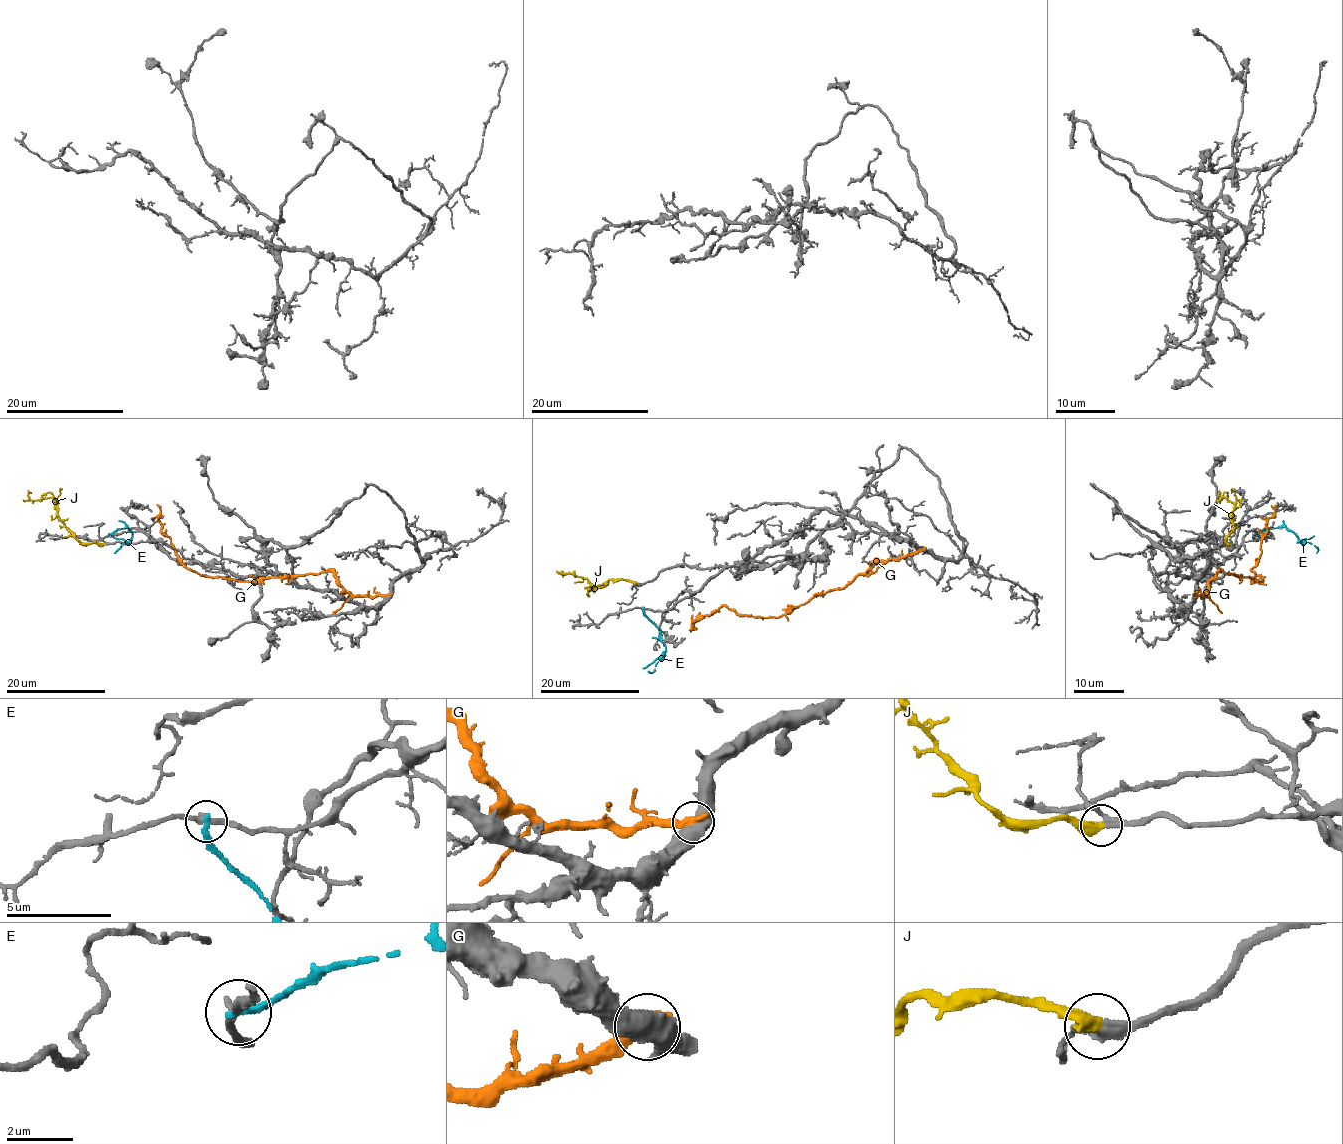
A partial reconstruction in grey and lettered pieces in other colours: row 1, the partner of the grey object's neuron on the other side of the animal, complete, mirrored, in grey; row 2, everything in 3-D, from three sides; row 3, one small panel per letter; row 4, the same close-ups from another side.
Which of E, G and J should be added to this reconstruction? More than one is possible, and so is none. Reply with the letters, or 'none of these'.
J

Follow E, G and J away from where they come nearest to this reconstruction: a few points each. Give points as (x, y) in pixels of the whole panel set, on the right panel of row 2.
E: (1254, 536), (1273, 527), (1287, 527), (1301, 541), (1314, 545), (1317, 552)
G: (1195, 595), (1205, 596), (1208, 581), (1218, 571), (1263, 581), (1251, 570), (1261, 554), (1266, 522), (1277, 504)
J: (1230, 544), (1225, 542), (1232, 526), (1233, 504), (1225, 497), (1218, 500), (1218, 490)

